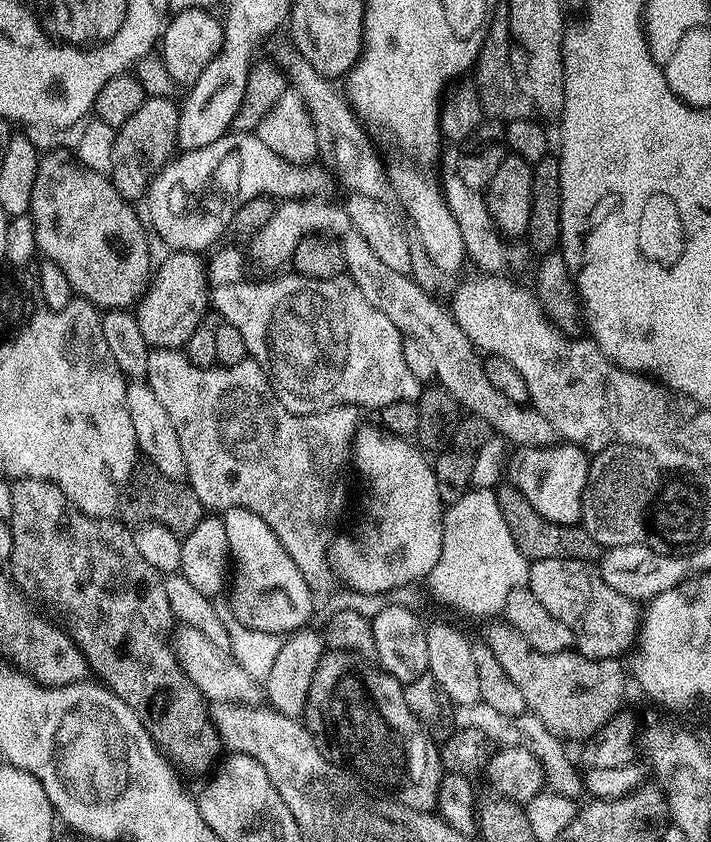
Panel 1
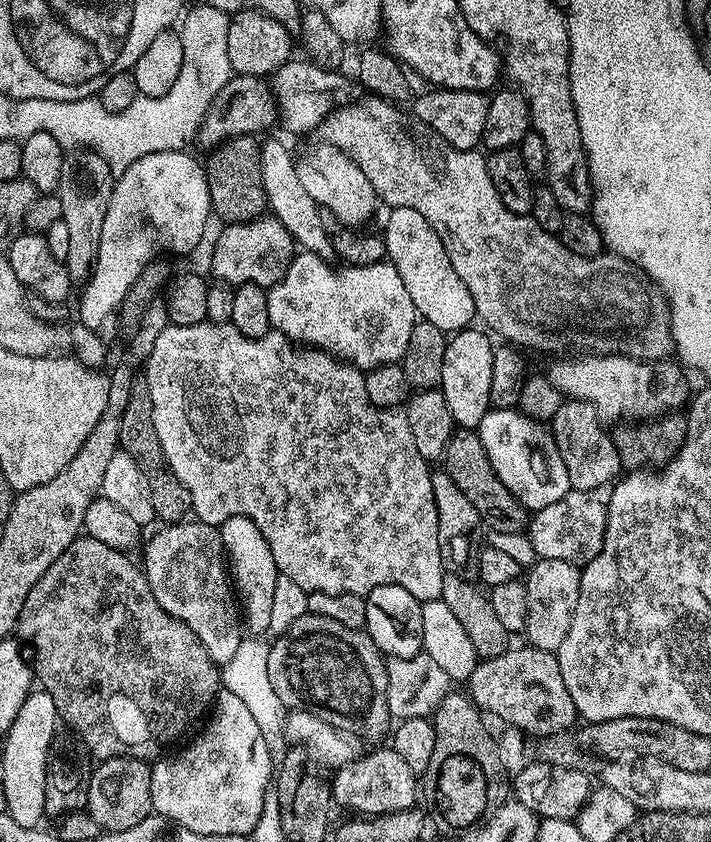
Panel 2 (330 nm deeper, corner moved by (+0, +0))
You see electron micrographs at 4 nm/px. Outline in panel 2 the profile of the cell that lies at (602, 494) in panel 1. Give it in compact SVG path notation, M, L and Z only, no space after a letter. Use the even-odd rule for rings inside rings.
M607 487L586 490L585 492L568 491L563 500L550 502L550 506L535 509L531 513L526 535L532 543L537 557L541 560L557 560L583 566L591 562L602 550L608 525Z

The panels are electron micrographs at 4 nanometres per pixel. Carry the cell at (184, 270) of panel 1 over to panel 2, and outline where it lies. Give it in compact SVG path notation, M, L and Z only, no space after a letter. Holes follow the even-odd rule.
M261 214L240 224L228 224L212 248L212 272L217 281L233 286L257 284L270 289L292 265L294 241L282 222L271 214Z

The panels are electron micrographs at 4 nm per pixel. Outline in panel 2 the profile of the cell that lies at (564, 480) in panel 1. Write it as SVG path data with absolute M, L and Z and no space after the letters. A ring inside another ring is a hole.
M492 408L485 414L478 429L482 446L486 446L486 454L490 458L490 466L494 466L494 474L502 478L502 486L518 498L518 502L529 510L545 508L550 502L563 500L570 491L566 462L562 462L562 454L558 454L558 446L552 437L552 429L547 423L530 418L516 408Z

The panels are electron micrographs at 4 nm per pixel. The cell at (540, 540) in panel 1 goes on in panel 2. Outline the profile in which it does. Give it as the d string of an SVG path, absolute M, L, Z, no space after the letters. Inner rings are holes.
M461 428L453 432L444 451L442 468L450 474L450 478L454 478L458 490L466 494L466 498L474 505L474 510L478 510L481 521L491 531L514 535L527 529L529 509L520 504L518 498L514 498L514 494L510 494L506 486L502 486L502 478L494 474L494 466L490 466L490 458L486 454L486 446L482 446L479 431Z

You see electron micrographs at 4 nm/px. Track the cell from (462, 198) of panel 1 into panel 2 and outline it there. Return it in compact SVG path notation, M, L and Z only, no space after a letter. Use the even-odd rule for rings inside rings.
M371 94L365 95L363 98L357 98L342 105L341 108L335 108L320 124L318 129L319 139L323 143L345 152L356 163L358 170L362 170L362 174L366 174L366 178L370 178L370 186L374 186L377 197L383 203L385 200L389 209L409 208L410 210L418 210L418 214L422 214L422 218L426 218L426 222L430 222L430 226L438 234L438 238L450 258L450 266L454 266L454 274L458 274L458 278L462 278L462 282L466 282L466 290L470 290L470 298L474 298L477 317L481 321L484 319L489 324L487 327L497 337L500 335L504 339L501 341L512 346L519 346L524 350L533 348L536 352L568 354L573 350L587 350L592 354L615 354L628 356L632 360L647 360L649 362L667 360L673 355L672 318L668 311L668 302L664 298L664 293L640 269L635 268L632 263L621 256L611 254L583 256L582 254L574 254L574 250L570 250L565 246L559 235L542 230L542 226L538 226L538 222L533 220L531 215L519 216L510 210L506 210L506 206L502 206L502 198L498 198L498 190L494 190L494 182L490 182L487 159L483 155L480 157L479 151L467 152L450 146L430 125L423 124L415 115L409 114L407 116L404 113L405 109L393 104L391 100L384 100L381 96Z

